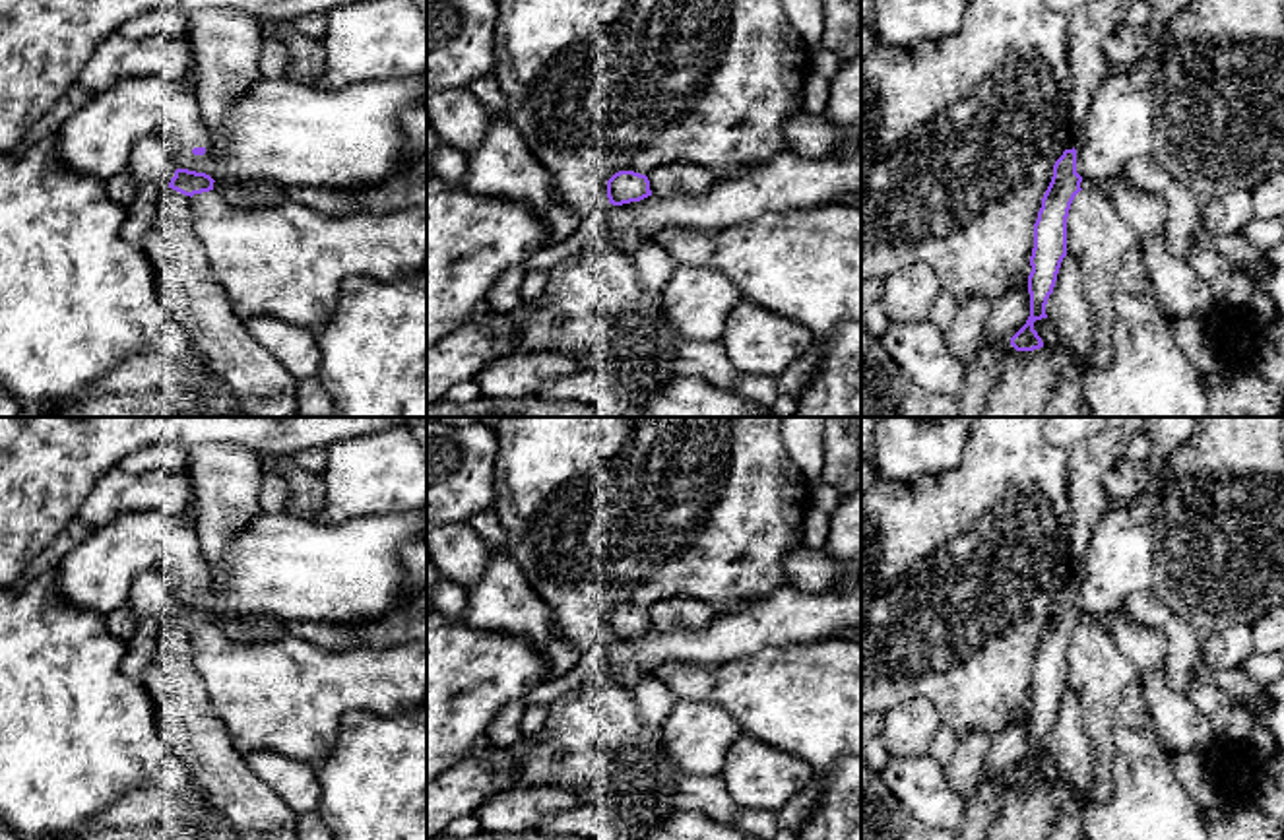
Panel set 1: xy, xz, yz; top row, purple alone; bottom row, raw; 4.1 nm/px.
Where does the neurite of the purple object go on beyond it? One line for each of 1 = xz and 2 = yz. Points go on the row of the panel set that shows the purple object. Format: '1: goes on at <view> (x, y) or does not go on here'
1: does not go on here
2: goes on at yz (1075, 142)

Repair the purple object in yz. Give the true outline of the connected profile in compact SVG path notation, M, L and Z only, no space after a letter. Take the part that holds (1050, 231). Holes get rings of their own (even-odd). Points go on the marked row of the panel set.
M1076 116L1071 130L1071 142L1053 165L1053 177L1042 198L1042 208L1034 223L1034 248L1030 256L1032 272L1028 275L1030 316L1011 338L1011 345L1016 351L1043 347L1042 338L1034 330L1034 322L1047 318L1045 305L1053 293L1061 262L1067 256L1067 217L1075 196L1082 190L1082 177L1076 173L1080 145L1082 126Z

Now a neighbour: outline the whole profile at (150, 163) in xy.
M153 132L140 140L132 149L126 173L132 184L142 190L147 184L165 186L175 177L175 163L169 155L161 132Z

